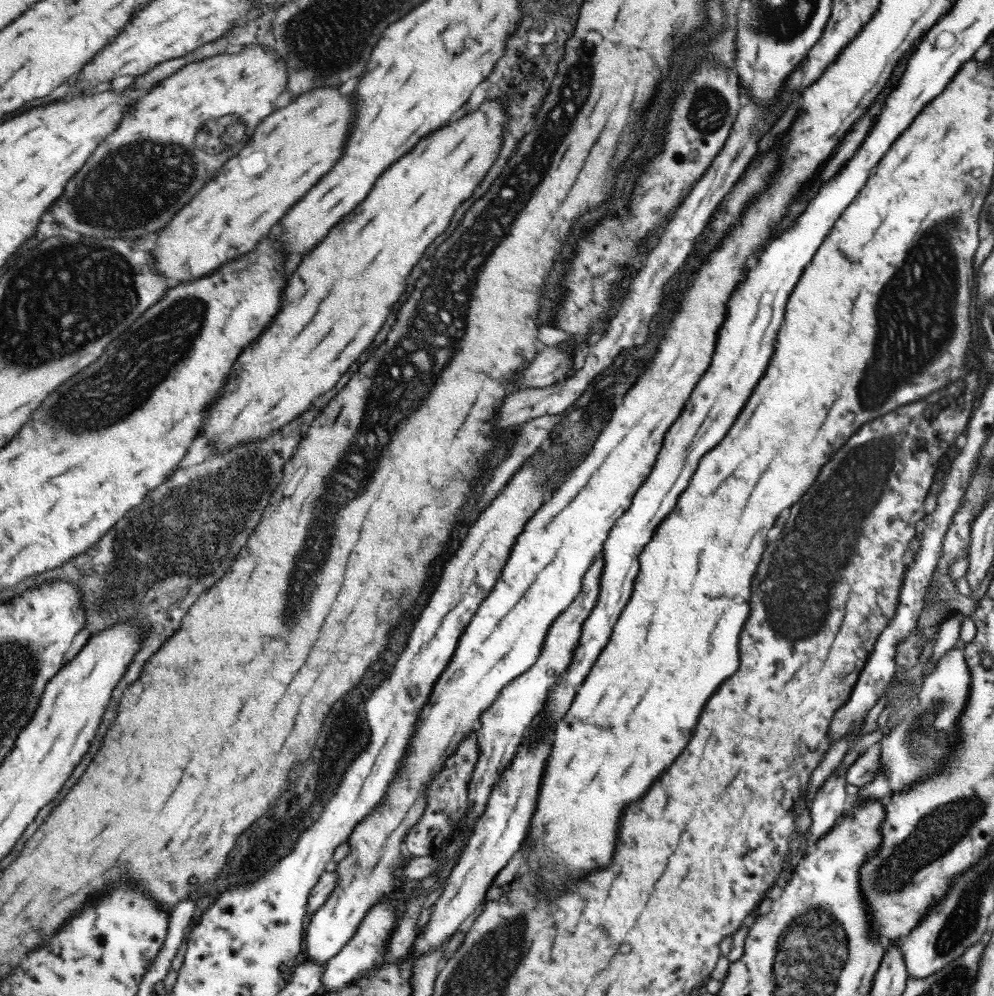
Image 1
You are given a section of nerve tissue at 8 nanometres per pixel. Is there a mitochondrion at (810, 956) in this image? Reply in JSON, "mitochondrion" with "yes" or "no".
{"mitochondrion":"yes"}

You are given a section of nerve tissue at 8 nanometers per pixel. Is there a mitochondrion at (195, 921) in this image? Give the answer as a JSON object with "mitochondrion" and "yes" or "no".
{"mitochondrion":"no"}

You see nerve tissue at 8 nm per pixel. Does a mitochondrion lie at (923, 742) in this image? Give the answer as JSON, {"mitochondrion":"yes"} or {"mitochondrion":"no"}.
{"mitochondrion":"yes"}

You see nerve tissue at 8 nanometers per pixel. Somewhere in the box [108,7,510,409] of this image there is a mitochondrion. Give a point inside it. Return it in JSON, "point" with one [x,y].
{"point":[288,40]}

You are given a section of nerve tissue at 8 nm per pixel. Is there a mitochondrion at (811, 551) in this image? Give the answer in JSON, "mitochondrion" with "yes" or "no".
{"mitochondrion":"yes"}

